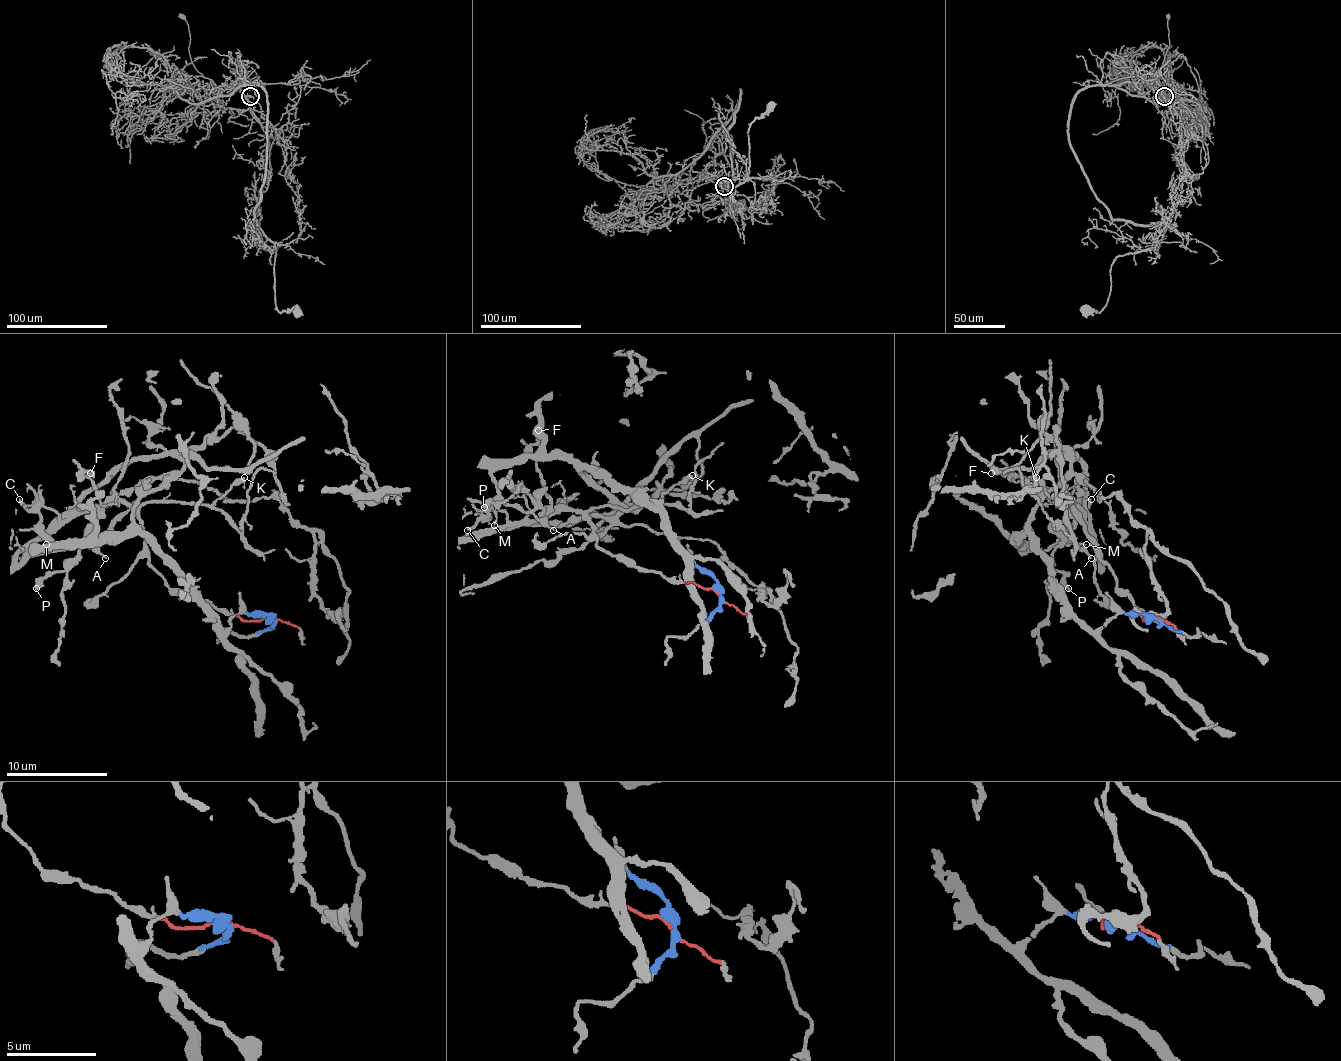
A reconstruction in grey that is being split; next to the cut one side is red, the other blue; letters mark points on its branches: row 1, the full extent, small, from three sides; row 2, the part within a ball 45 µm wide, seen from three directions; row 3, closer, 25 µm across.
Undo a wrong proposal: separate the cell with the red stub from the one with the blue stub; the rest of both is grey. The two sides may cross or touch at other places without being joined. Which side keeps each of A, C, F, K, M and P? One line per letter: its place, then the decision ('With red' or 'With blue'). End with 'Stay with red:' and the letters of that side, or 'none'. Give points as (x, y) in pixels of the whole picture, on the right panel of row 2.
A: Place: (1091, 558). With blue
C: Place: (1091, 499). With blue
F: Place: (991, 473). With blue
K: Place: (1036, 477). With red
M: Place: (1086, 544). With blue
P: Place: (1068, 588). With blue
Stay with red: K

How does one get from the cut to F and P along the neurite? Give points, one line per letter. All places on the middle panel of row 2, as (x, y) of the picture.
F: (718, 591), (637, 492), (592, 470), (513, 457), (493, 472), (511, 505), (549, 508), (531, 447), (539, 429)
P: (718, 591), (637, 492), (566, 460), (506, 460), (496, 490), (534, 508), (516, 492), (483, 508)

